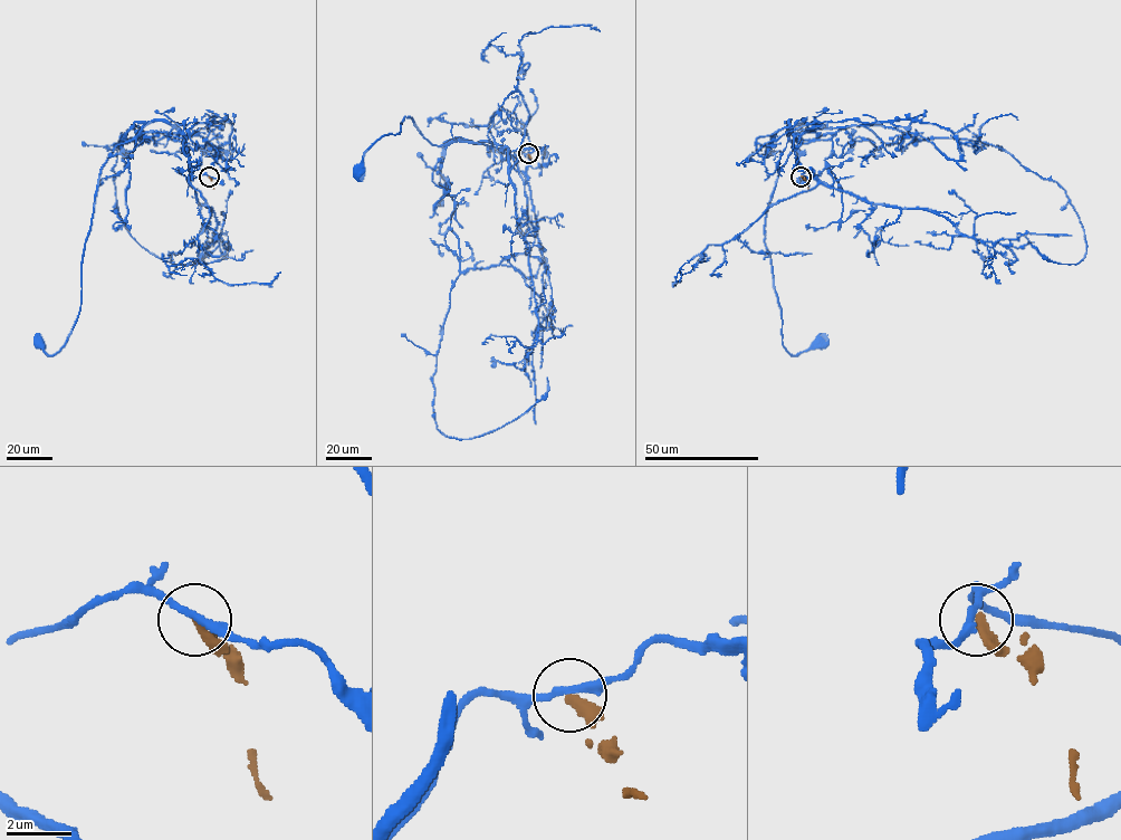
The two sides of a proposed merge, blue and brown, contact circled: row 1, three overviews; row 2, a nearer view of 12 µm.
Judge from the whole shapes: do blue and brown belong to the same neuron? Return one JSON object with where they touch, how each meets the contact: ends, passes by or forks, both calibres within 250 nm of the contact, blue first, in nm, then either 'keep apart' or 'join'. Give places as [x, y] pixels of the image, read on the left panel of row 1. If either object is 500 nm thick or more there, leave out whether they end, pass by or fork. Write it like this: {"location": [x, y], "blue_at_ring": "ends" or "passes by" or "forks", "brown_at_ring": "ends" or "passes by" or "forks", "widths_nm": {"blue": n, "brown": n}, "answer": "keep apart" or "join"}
{"location": [209, 177], "blue_at_ring": "passes by", "brown_at_ring": "ends", "widths_nm": {"blue": 240, "brown": 280}, "answer": "keep apart"}

